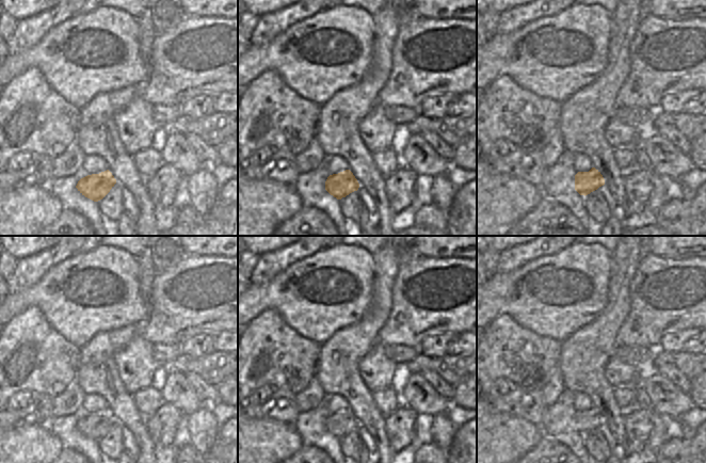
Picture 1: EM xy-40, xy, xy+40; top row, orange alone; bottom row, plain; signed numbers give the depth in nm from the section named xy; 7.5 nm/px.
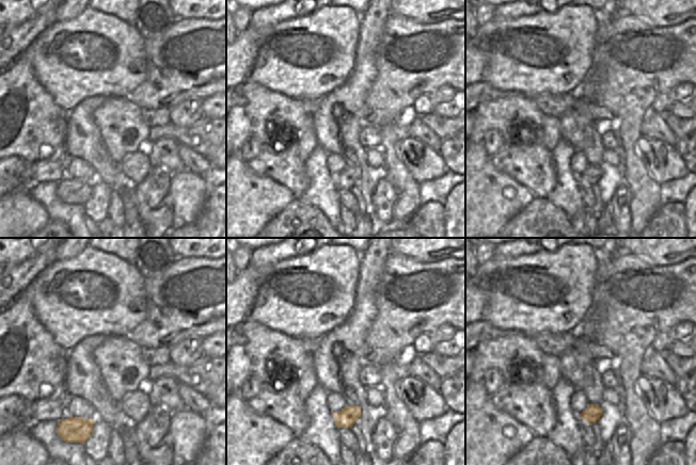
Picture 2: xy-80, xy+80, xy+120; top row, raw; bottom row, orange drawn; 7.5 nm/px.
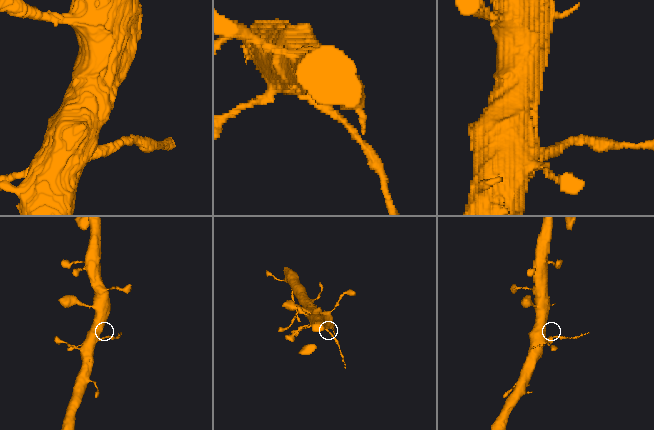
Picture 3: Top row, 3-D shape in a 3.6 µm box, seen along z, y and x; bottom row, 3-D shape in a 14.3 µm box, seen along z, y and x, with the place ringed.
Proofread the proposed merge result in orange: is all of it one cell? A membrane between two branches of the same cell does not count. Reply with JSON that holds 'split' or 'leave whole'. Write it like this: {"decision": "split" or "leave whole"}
{"decision": "split"}

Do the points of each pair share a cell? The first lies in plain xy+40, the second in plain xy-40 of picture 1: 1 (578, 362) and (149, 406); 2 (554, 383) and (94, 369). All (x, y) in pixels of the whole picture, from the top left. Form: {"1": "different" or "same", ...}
{"1": "different", "2": "different"}

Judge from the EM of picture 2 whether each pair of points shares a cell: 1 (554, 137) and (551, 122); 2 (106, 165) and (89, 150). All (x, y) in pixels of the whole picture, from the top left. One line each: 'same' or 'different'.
1: same
2: same

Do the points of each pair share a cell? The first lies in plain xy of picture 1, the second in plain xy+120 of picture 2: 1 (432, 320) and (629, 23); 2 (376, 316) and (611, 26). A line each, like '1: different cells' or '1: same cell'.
1: same cell
2: different cells

